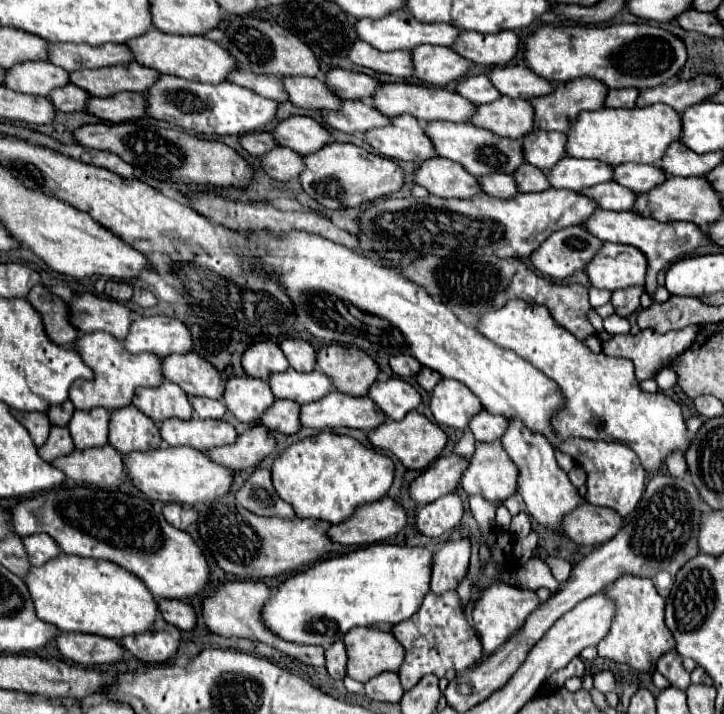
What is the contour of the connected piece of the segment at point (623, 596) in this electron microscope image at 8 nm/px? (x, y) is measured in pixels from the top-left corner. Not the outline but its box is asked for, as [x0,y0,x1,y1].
[597,574,675,672]

